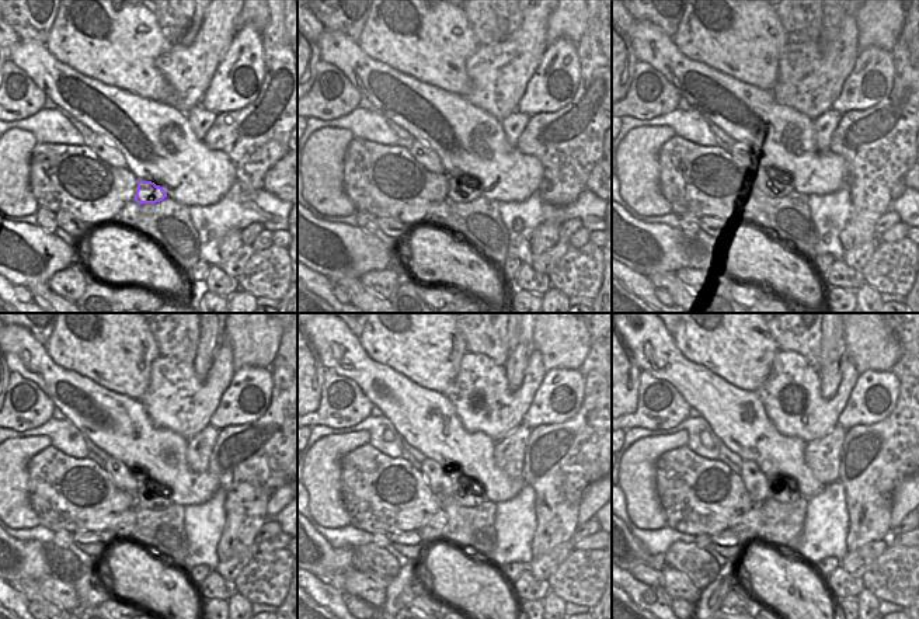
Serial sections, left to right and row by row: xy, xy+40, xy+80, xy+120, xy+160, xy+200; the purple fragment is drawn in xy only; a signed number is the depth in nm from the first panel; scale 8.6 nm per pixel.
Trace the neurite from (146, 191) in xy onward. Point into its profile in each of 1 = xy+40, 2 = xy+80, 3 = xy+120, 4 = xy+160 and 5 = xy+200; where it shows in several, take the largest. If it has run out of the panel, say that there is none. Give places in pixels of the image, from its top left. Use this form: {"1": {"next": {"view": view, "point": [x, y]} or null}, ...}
{"1": {"next": {"view": "xy+40", "point": [462, 190]}}, "2": {"next": {"view": "xy+80", "point": [773, 185]}}, "3": {"next": {"view": "xy+120", "point": [159, 500]}}, "4": {"next": {"view": "xy+160", "point": [474, 494]}}, "5": {"next": {"view": "xy+200", "point": [789, 491]}}}

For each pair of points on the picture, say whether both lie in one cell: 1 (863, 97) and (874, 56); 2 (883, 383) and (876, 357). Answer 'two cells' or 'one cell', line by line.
1: one cell
2: two cells

